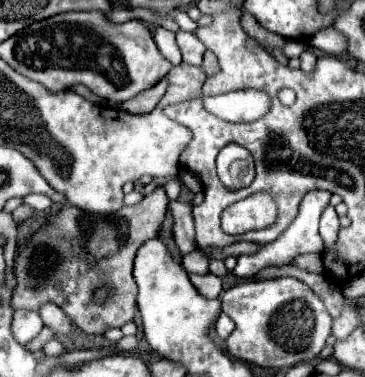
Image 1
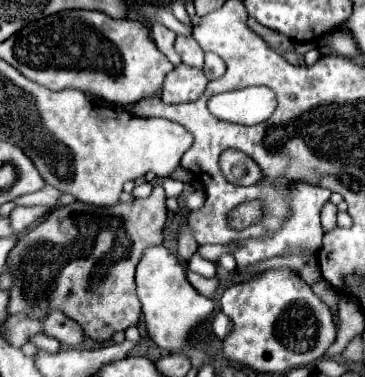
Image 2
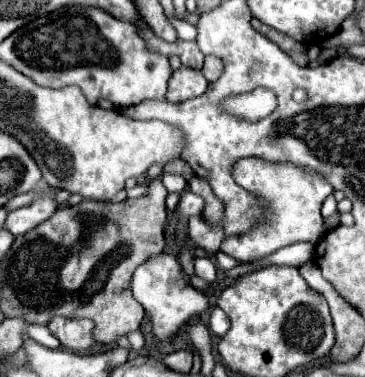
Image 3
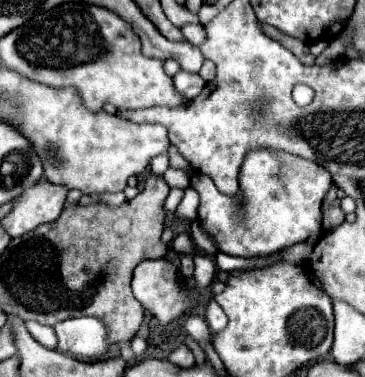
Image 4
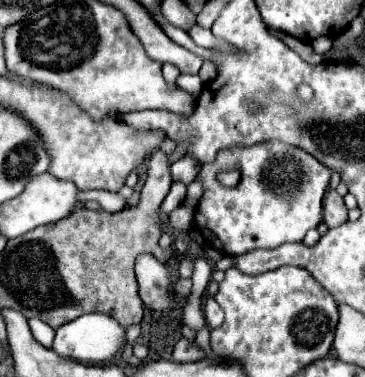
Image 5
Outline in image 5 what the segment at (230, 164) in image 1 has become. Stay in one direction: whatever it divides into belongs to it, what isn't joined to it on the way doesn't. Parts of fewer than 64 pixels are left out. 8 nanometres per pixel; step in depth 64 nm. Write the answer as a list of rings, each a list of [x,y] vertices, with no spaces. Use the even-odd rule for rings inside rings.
[[[280,140],[228,148],[216,156],[216,164],[202,166],[204,196],[196,208],[194,224],[208,246],[230,256],[258,248],[278,248],[284,242],[302,242],[306,232],[322,222],[322,198],[330,174],[314,156]],[[220,168],[236,168],[240,182],[234,188],[224,188],[216,180]]]

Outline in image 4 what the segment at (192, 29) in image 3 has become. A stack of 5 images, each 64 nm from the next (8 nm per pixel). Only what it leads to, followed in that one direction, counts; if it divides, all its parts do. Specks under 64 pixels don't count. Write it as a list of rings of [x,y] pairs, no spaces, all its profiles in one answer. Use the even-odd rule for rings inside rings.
[[[188,24],[188,26],[182,28],[182,32],[184,32],[186,40],[190,44],[194,44],[194,46],[200,46],[206,40],[206,32],[204,32],[204,28],[200,24]]]

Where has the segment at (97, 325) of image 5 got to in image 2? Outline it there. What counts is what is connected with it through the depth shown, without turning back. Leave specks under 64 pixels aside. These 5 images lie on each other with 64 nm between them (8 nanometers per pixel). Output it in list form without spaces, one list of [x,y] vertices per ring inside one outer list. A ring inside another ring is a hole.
[[[50,312],[44,320],[44,332],[66,346],[80,346],[86,338],[84,328],[76,324],[72,318],[64,316],[62,312]]]

